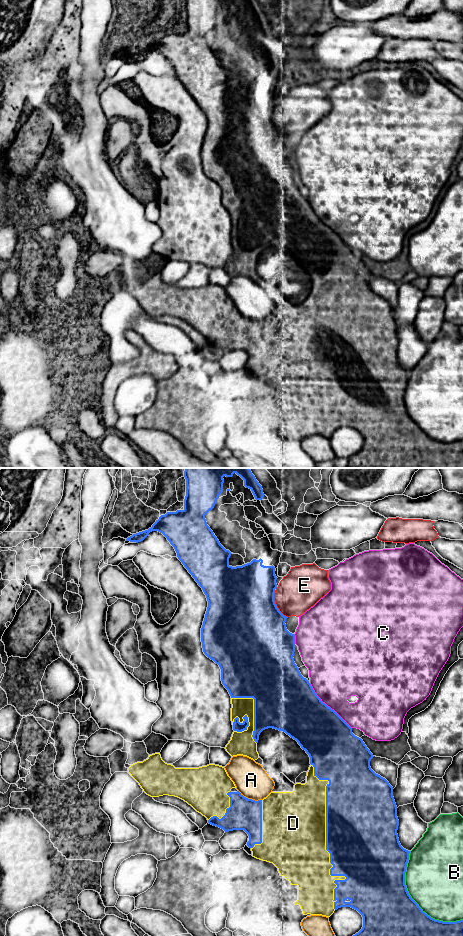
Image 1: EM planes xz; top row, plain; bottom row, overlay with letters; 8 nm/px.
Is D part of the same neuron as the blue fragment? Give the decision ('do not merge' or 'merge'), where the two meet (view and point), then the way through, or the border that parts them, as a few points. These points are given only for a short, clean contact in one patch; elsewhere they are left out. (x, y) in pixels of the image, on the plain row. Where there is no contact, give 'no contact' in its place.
merge; contact xz (326, 358)

